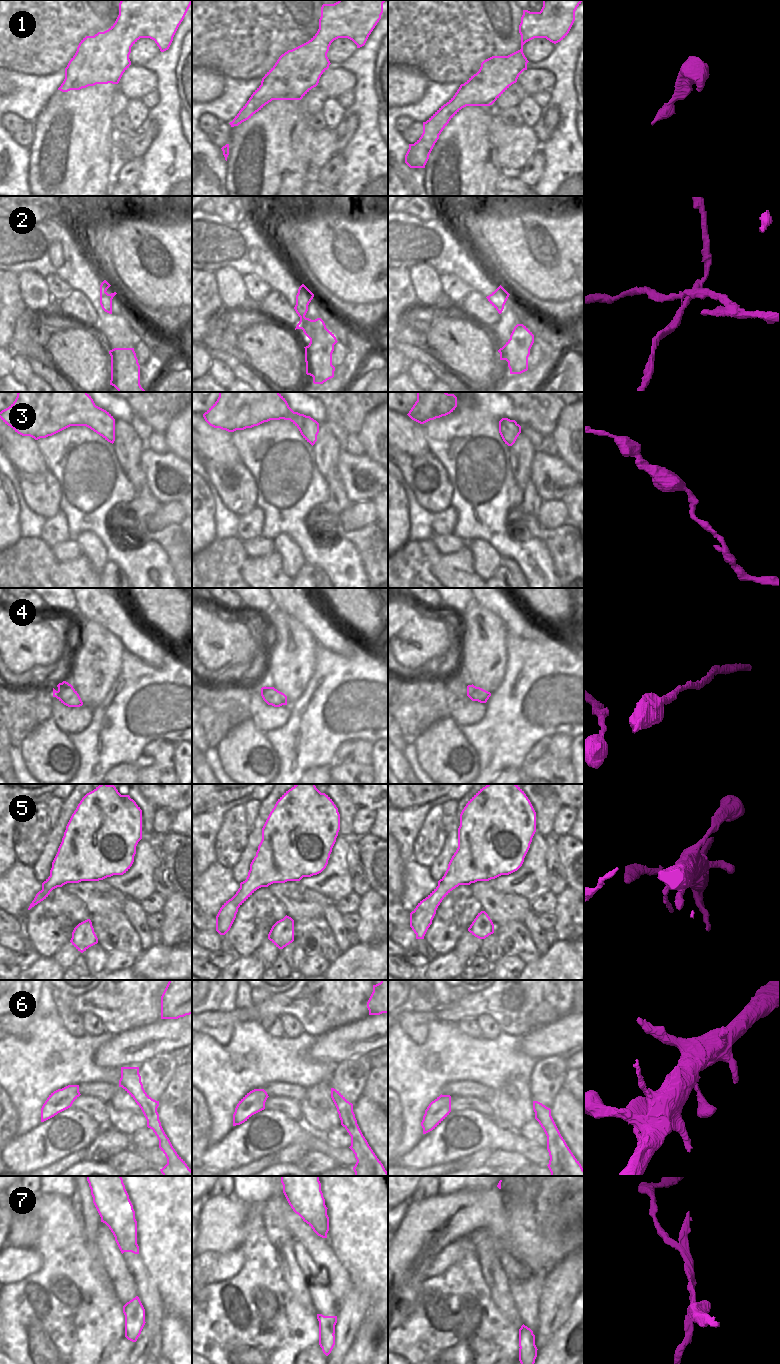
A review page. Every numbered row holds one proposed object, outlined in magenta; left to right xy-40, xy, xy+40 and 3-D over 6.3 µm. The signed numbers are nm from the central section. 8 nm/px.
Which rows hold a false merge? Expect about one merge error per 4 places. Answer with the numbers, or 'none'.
2, 7

